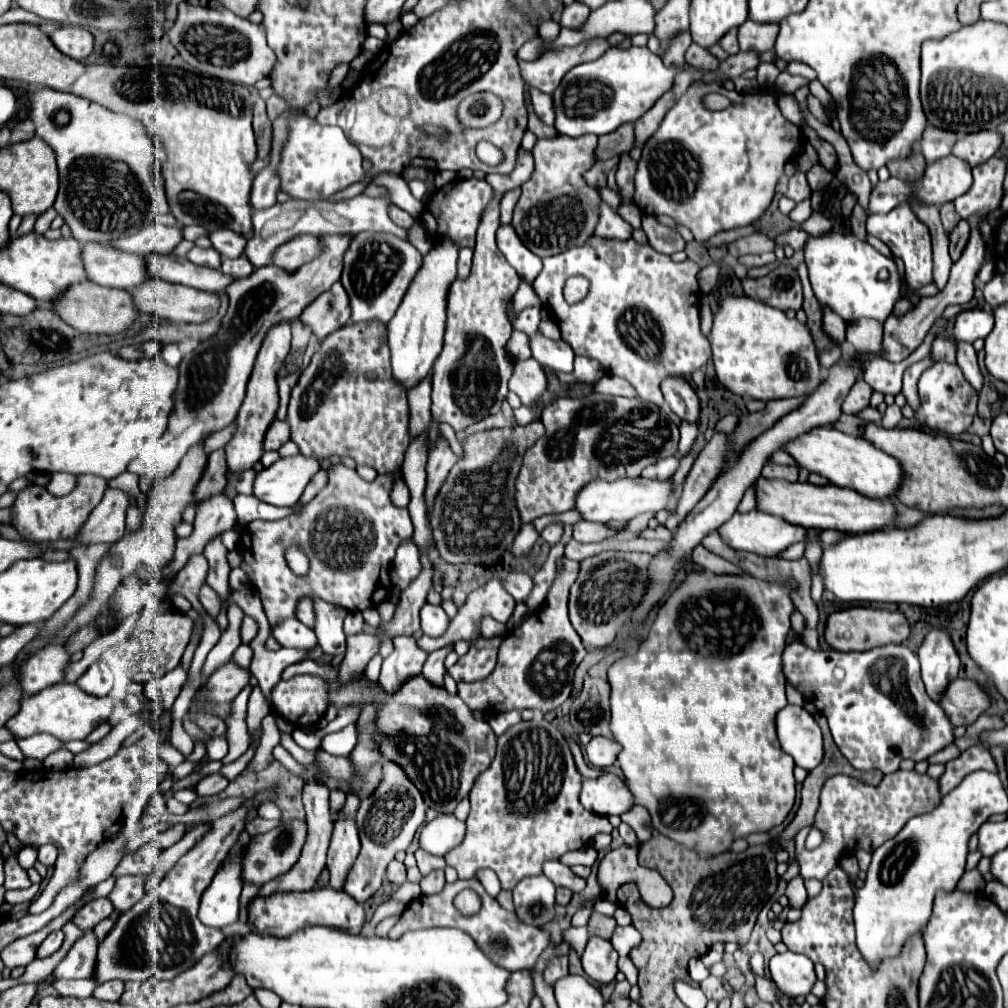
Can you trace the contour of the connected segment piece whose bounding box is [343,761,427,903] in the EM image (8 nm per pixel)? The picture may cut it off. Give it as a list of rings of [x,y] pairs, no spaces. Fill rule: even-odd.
[[[385,761],[383,763],[383,781],[377,787],[375,795],[365,799],[361,807],[357,809],[357,827],[361,835],[361,853],[355,859],[343,891],[349,893],[355,901],[365,903],[383,883],[387,865],[395,859],[395,855],[403,849],[407,849],[425,821],[427,805],[421,799],[421,793],[415,789],[415,785],[405,777],[399,765]]]

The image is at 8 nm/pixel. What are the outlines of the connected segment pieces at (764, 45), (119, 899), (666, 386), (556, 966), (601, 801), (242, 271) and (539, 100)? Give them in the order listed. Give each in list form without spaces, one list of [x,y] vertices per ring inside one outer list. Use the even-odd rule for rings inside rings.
[[[745,21],[737,31],[739,31],[737,39],[739,39],[739,49],[741,51],[759,51],[759,53],[763,53],[763,51],[769,51],[775,45],[779,25]]]
[[[151,873],[141,877],[141,875],[129,875],[129,877],[117,877],[115,889],[109,893],[109,899],[117,911],[127,911],[131,909],[141,897],[145,897],[147,881]]]
[[[669,377],[661,383],[661,391],[663,397],[667,401],[667,405],[671,407],[671,411],[693,425],[699,425],[699,417],[701,417],[701,401],[695,393],[695,389],[679,377]]]
[[[559,957],[559,959],[553,959],[549,963],[549,967],[545,969],[543,973],[543,979],[549,987],[553,987],[557,983],[557,979],[561,977],[567,977],[569,975],[569,969],[567,969],[567,957]]]
[[[605,773],[599,779],[583,781],[581,805],[597,815],[621,815],[633,807],[633,795],[617,775]]]
[[[241,255],[237,259],[223,259],[221,271],[239,279],[239,277],[247,277],[253,271],[253,265],[249,265],[249,259],[245,255]]]
[[[529,89],[529,95],[531,95],[531,105],[533,105],[533,111],[537,113],[537,117],[539,117],[545,125],[553,125],[555,113],[553,113],[551,95],[545,95],[545,93],[537,91],[537,89]]]

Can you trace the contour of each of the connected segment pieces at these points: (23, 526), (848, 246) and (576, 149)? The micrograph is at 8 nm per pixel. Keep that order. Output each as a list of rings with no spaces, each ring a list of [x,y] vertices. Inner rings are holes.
[[[77,475],[75,489],[65,497],[53,497],[47,493],[45,487],[33,485],[23,491],[19,491],[19,497],[13,505],[15,517],[13,527],[29,541],[41,541],[41,543],[53,543],[61,539],[75,539],[81,531],[81,525],[89,519],[89,513],[95,509],[95,505],[101,501],[103,493],[107,489],[107,481],[97,475]]]
[[[829,231],[821,237],[809,237],[803,251],[805,251],[805,263],[809,269],[809,281],[811,281],[813,293],[821,305],[827,305],[829,309],[833,309],[847,323],[853,323],[859,319],[875,319],[879,323],[885,323],[885,317],[889,317],[889,313],[893,311],[893,305],[901,299],[901,275],[893,259],[881,255],[877,249],[857,239],[853,233],[839,233],[839,231]],[[881,269],[889,271],[891,277],[887,281],[877,279],[877,273]]]
[[[557,135],[551,139],[537,139],[531,155],[535,159],[535,171],[529,181],[521,185],[521,197],[513,211],[513,229],[523,241],[525,247],[529,247],[537,257],[551,257],[565,249],[571,249],[575,245],[583,245],[587,237],[593,235],[595,225],[599,221],[599,193],[589,187],[583,179],[583,173],[589,171],[595,165],[595,149],[597,149],[597,135],[583,135],[583,137],[565,137]]]

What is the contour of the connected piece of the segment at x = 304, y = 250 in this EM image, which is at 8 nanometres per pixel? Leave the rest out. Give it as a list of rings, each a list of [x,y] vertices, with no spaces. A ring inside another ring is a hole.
[[[297,235],[295,239],[291,239],[285,245],[275,249],[273,265],[287,269],[287,271],[295,271],[303,263],[309,263],[317,255],[319,255],[317,237],[315,235]]]

